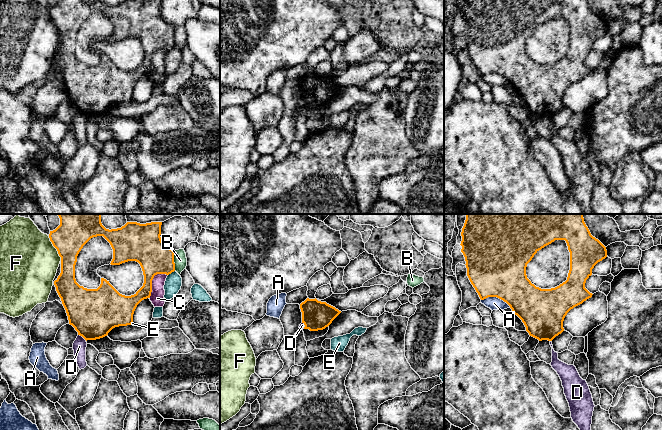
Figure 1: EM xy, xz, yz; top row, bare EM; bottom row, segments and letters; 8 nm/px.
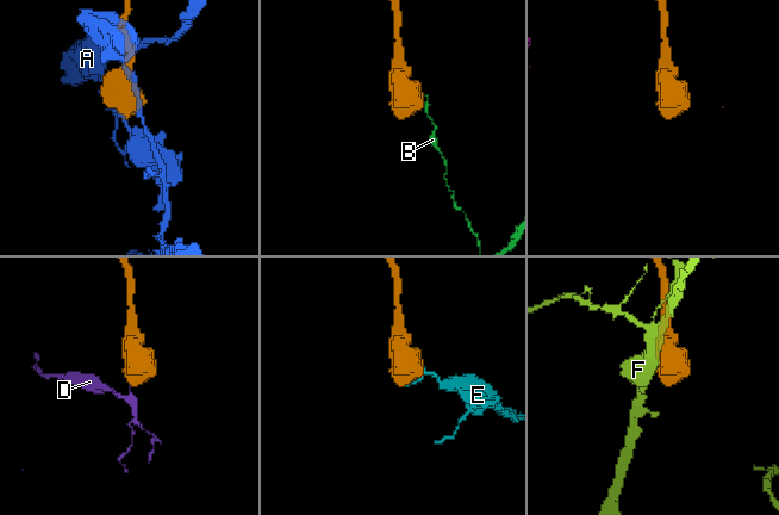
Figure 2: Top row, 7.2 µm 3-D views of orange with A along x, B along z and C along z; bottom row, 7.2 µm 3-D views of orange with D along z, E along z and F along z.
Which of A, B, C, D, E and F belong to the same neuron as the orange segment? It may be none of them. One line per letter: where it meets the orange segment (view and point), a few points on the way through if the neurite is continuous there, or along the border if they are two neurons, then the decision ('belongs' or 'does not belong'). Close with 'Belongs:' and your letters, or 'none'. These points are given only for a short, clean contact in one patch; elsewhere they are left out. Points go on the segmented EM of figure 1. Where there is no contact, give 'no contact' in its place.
A: contact yz (496, 296); does not belong
B: contact xy (173, 261); border xy (173, 251), (175, 270); does not belong
C: contact xy (151, 281); does not belong
D: contact xy (82, 336); border xy (78, 334), (86, 340); does not belong
E: contact xy (171, 272); does not belong
F: contact xy (55, 247); does not belong
Belongs: none

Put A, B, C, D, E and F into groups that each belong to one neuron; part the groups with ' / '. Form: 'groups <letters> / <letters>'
groups A / B / C / D / E / F

